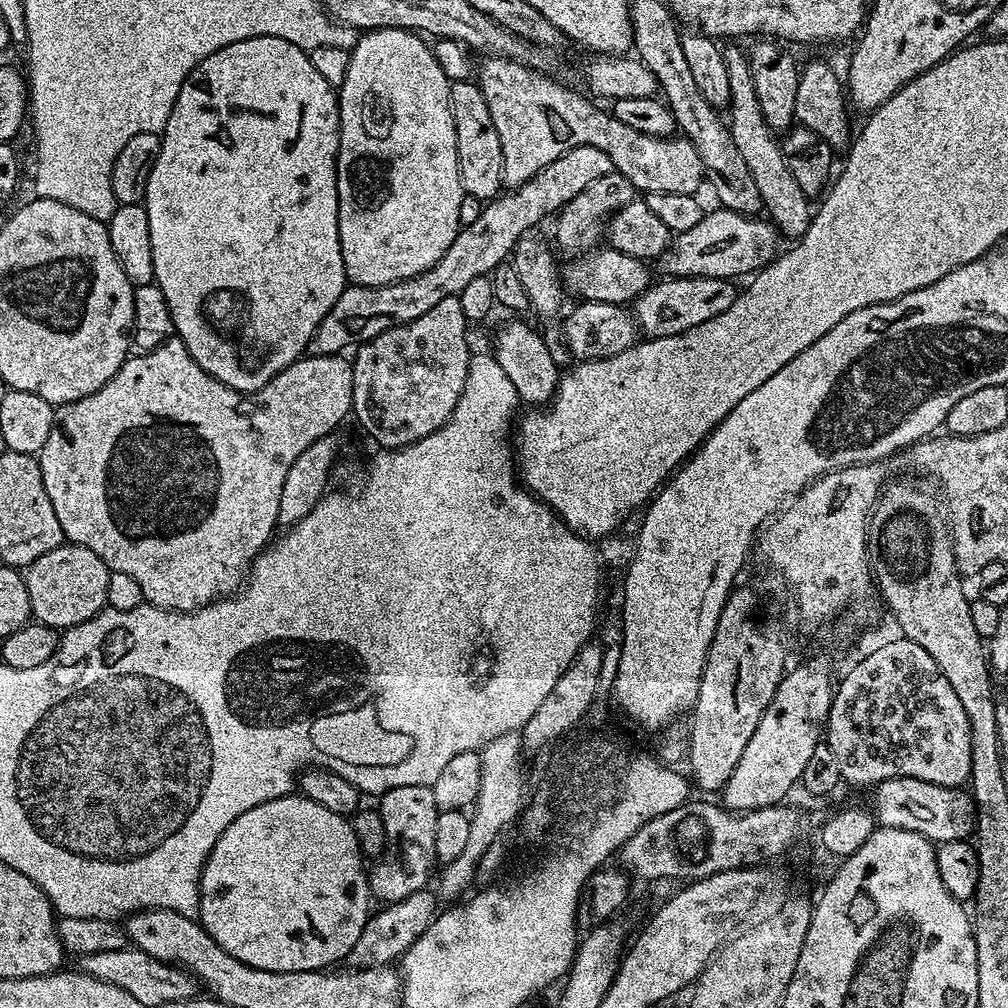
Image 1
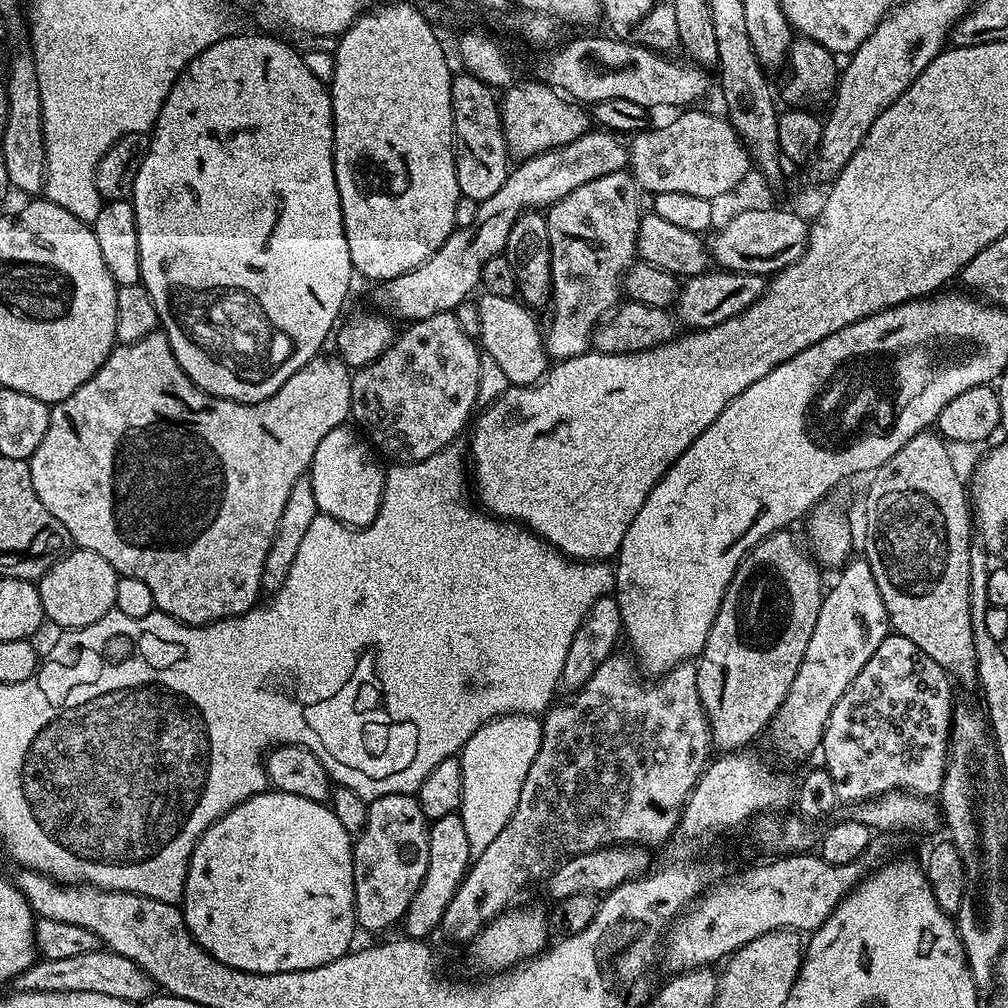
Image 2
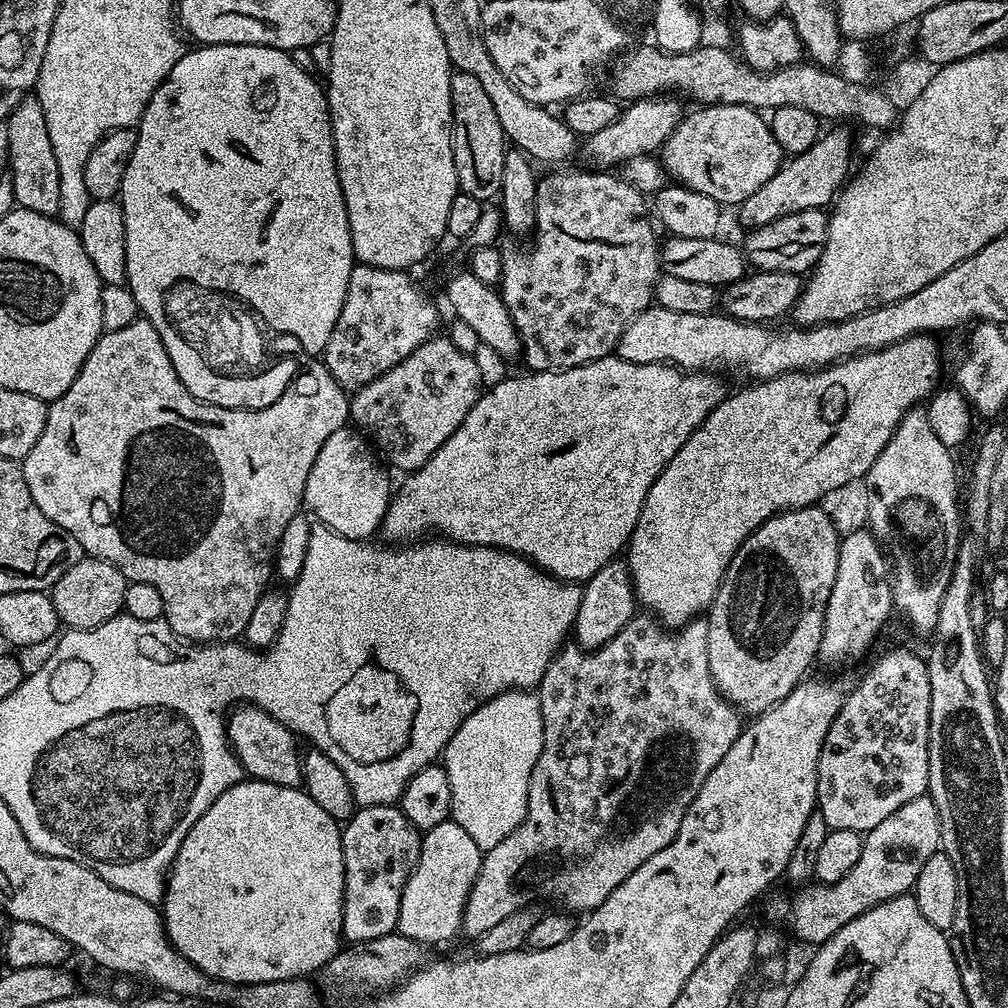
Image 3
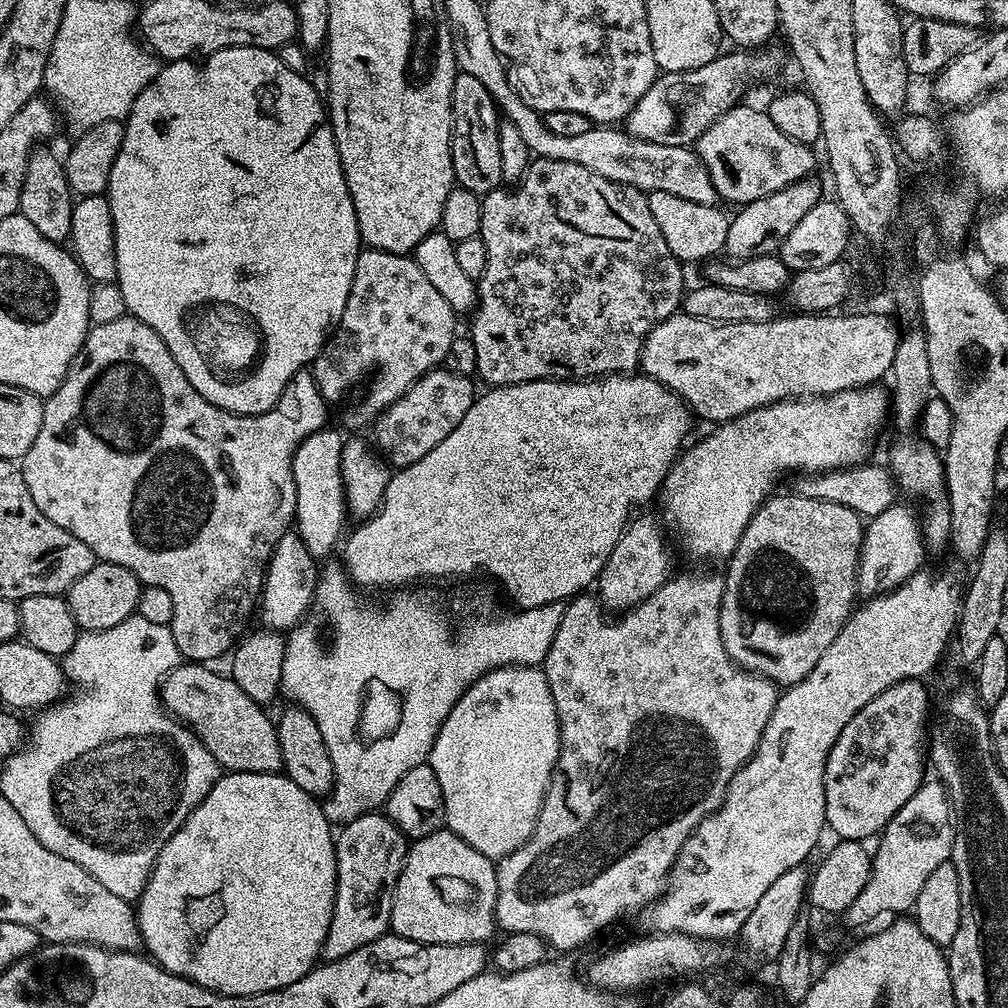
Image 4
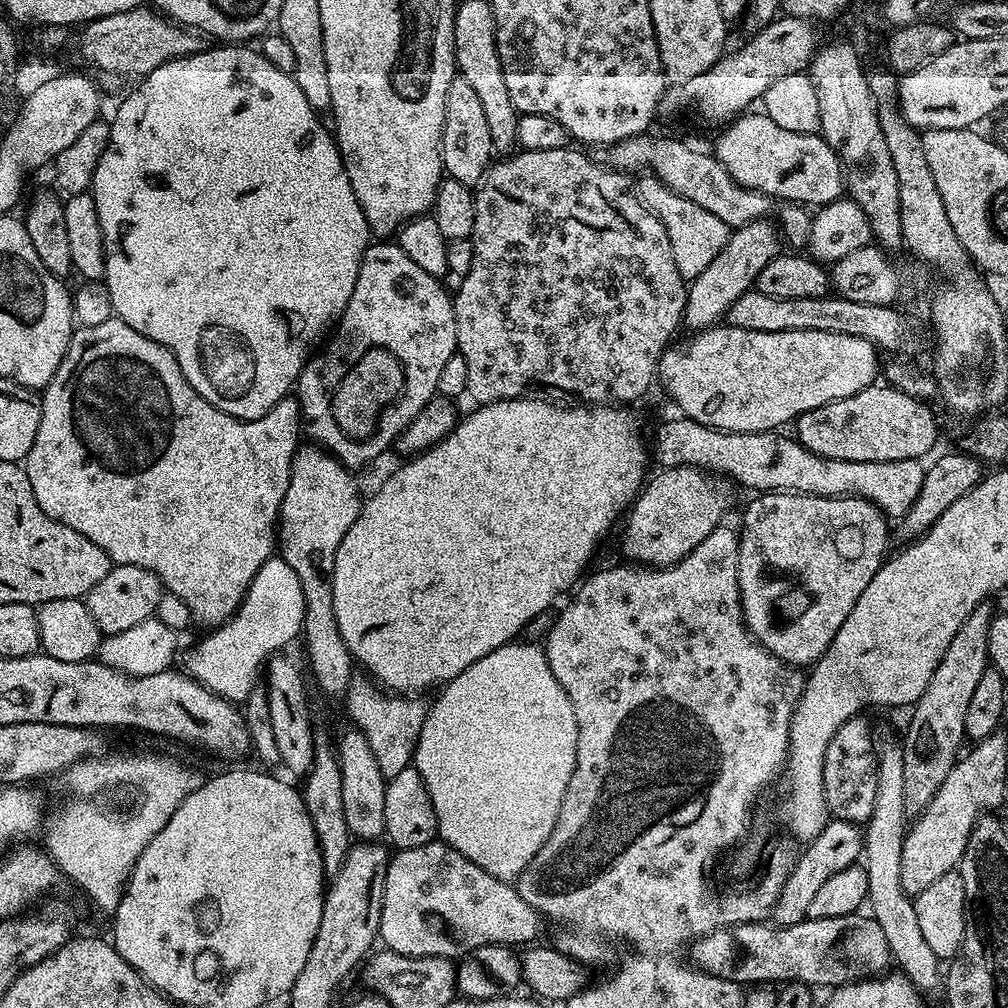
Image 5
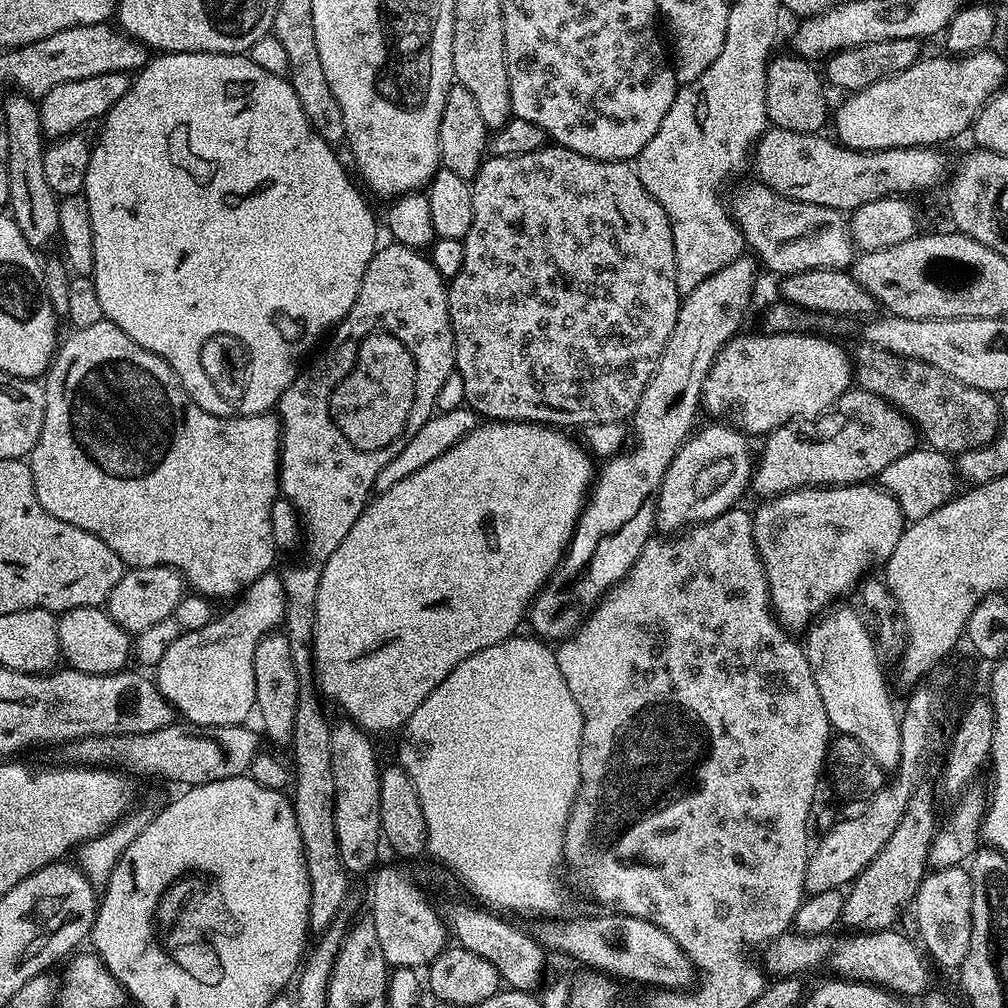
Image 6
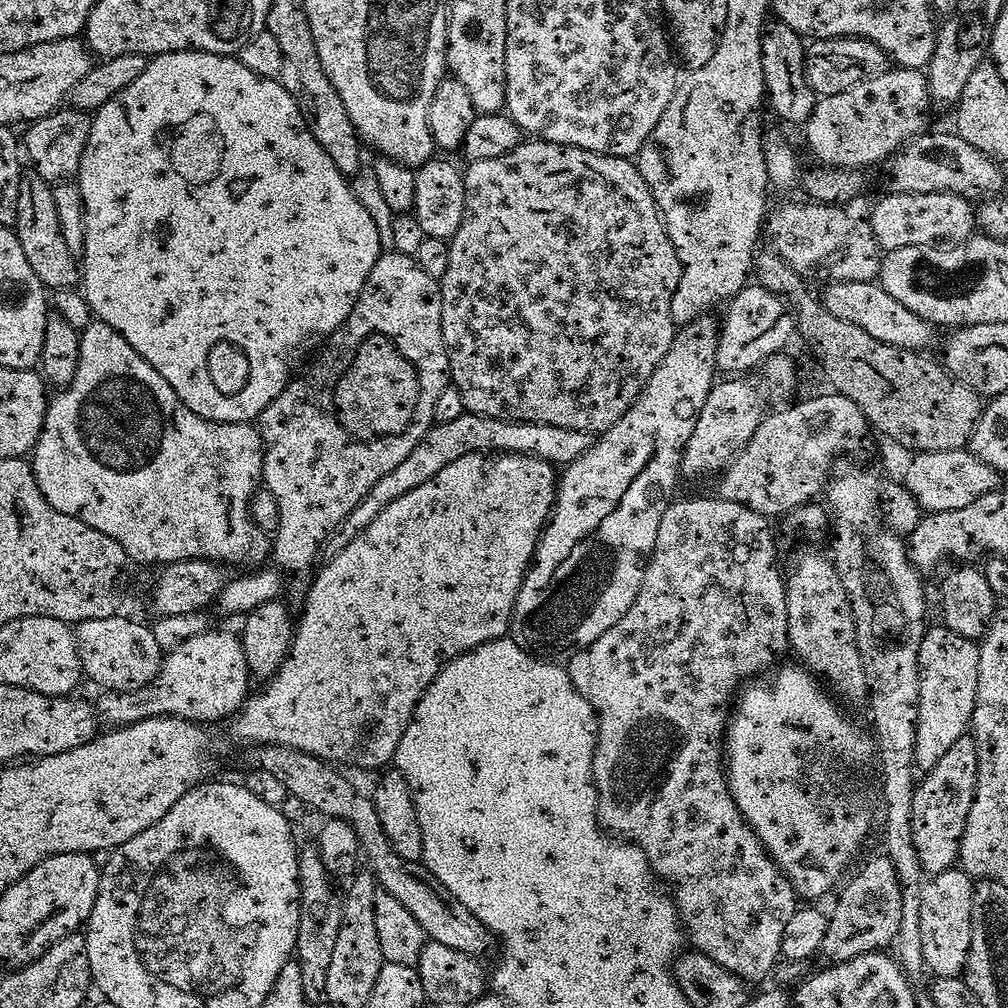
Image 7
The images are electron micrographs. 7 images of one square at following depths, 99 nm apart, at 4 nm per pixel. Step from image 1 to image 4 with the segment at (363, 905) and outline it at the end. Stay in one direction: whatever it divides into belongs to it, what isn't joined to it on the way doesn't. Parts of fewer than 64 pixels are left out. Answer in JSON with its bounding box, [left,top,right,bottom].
[135,772,336,996]

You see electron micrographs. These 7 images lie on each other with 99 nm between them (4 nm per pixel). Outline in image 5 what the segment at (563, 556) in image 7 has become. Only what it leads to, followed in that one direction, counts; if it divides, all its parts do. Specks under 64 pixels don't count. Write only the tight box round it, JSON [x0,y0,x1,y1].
[683,219,782,333]

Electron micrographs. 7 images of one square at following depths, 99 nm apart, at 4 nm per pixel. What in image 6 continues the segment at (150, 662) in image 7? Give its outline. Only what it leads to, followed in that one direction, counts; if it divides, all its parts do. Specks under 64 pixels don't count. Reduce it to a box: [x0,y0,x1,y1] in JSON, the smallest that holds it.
[56,607,134,674]

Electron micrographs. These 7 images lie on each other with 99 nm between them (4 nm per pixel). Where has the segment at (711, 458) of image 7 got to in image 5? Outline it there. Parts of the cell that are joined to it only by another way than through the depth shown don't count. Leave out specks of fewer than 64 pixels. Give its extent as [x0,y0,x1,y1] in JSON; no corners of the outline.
[620,466,733,566]

